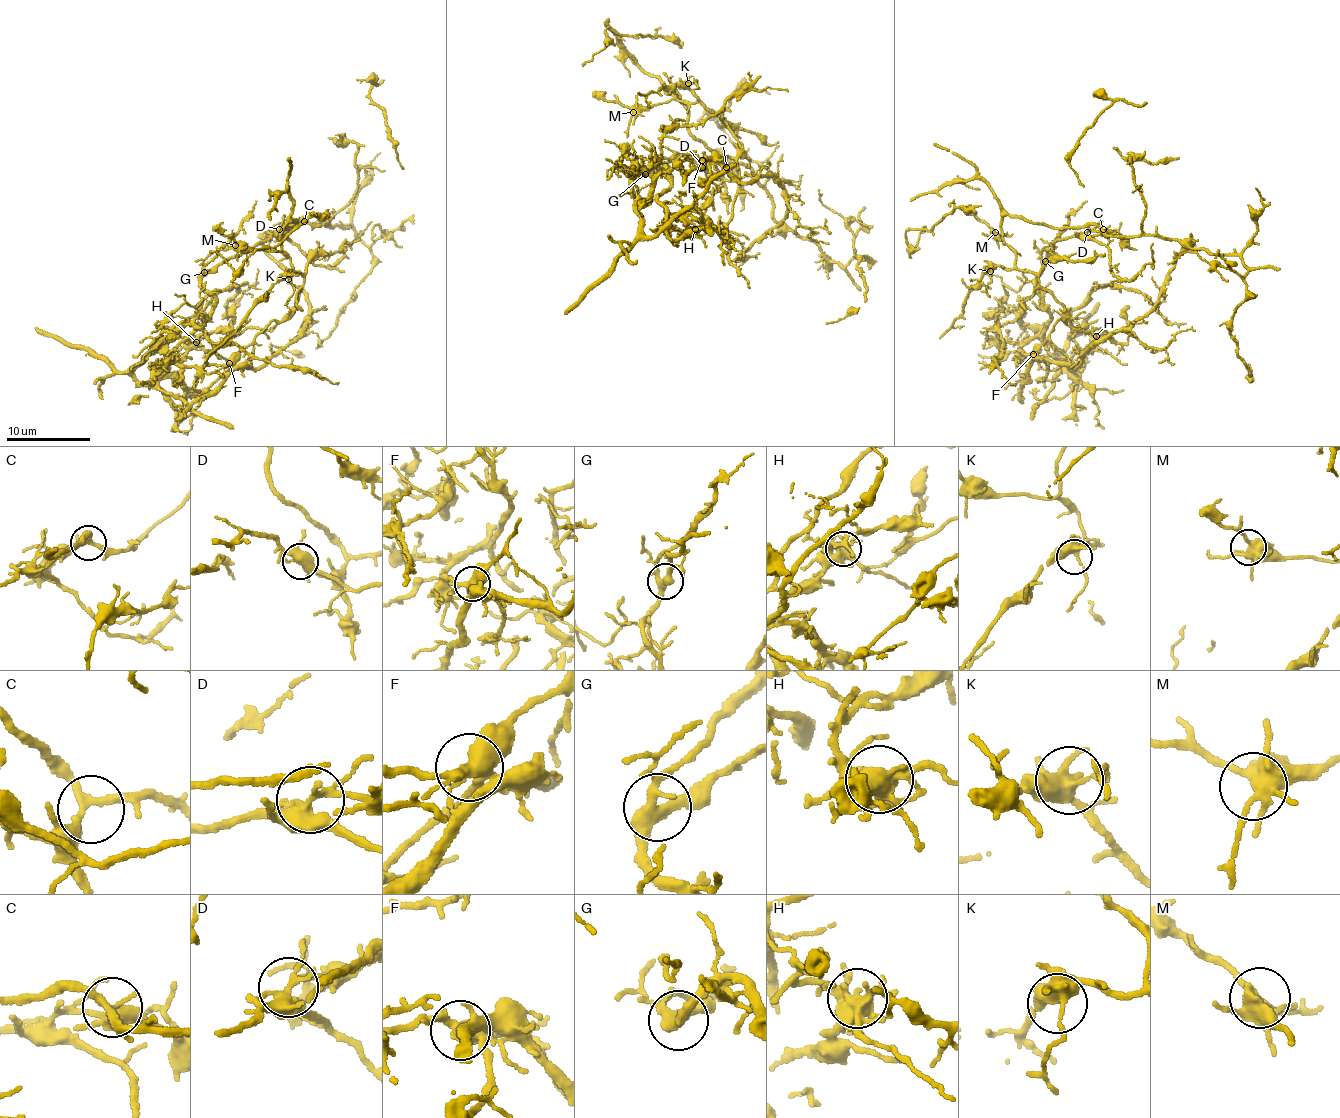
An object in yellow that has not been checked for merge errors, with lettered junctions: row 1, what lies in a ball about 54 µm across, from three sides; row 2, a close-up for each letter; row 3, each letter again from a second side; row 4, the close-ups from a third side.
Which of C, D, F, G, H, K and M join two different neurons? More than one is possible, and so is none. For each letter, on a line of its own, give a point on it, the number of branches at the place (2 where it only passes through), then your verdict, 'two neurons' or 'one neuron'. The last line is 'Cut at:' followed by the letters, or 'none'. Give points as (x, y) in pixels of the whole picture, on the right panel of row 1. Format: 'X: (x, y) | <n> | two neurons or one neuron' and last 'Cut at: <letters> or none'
C: (1103, 229) | 4 | one neuron
D: (1087, 232) | 5 | two neurons
F: (1033, 354) | 5 | two neurons
G: (1045, 261) | 4 | one neuron
H: (1096, 336) | 5 | one neuron
K: (990, 271) | 5 | one neuron
M: (995, 232) | 6 | one neuron
Cut at: D, F

